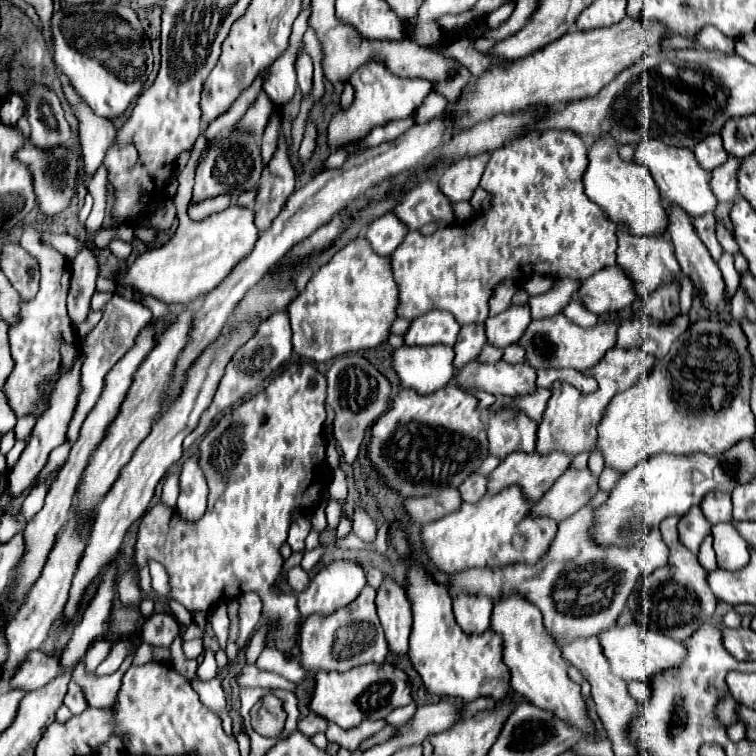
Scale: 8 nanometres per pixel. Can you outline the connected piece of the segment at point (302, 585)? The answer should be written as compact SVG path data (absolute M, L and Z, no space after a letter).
M296 566L296 568L292 568L292 570L288 572L288 588L290 588L290 592L300 594L300 592L304 592L308 586L310 586L310 576L308 576L300 566Z

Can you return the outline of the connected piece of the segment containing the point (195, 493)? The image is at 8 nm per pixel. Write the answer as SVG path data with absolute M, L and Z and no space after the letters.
M194 456L186 460L182 466L180 496L178 496L176 510L186 522L198 522L206 512L206 496L208 496L208 486Z

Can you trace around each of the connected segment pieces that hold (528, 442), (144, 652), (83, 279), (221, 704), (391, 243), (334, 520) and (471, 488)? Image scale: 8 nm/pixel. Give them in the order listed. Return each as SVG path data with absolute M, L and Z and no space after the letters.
M500 408L488 416L490 454L506 458L512 452L532 452L538 424L522 418L516 408Z
M142 644L142 646L136 650L136 654L134 654L134 658L132 658L132 664L134 664L134 666L138 666L138 664L146 664L148 660L152 660L150 650L152 650L152 646Z
M86 244L78 256L72 260L72 278L68 292L68 314L78 324L86 318L90 308L90 298L96 290L98 260L94 250Z
M230 662L226 669L221 671L216 678L208 680L208 682L202 682L202 680L194 680L194 682L192 682L192 686L194 686L194 690L198 692L200 700L202 700L212 712L220 714L220 718L222 718L222 728L224 728L224 732L226 732L228 736L232 736L232 720L230 720L230 716L228 716L228 712L226 712L226 700L224 700L224 690L222 690L222 686L220 686L220 680L227 675L227 669L232 665L233 662Z
M386 212L374 220L366 230L366 240L372 244L374 252L380 256L390 256L406 238L410 230L398 220L394 212Z
M329 500L326 507L327 530L335 531L342 517L342 506L335 500Z
M482 474L468 476L468 480L464 480L464 484L460 484L460 488L458 488L462 494L462 500L464 502L480 500L486 494L486 484L488 484L488 478Z

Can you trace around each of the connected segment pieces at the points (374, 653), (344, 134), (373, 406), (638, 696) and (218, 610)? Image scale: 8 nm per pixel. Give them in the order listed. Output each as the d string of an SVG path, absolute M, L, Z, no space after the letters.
M364 586L360 596L344 606L338 608L330 616L310 616L302 624L300 632L300 664L308 668L310 672L346 672L354 666L368 664L368 662L384 662L388 656L388 642L384 640L384 632L378 624L378 614L374 606L374 588Z
M369 61L352 74L354 102L346 112L338 112L330 124L330 144L346 144L352 138L366 136L374 126L382 126L396 118L412 116L422 104L424 96L432 90L432 84L424 78L400 78L388 70L384 62Z
M344 354L344 356L336 358L326 374L326 380L328 380L326 402L336 412L334 438L344 454L344 460L348 464L352 464L358 456L358 450L360 450L360 444L362 444L366 432L384 412L388 412L388 408L392 404L392 386L388 382L388 378L360 354Z
M628 682L628 692L630 696L638 702L638 704L644 704L648 700L648 694L650 694L650 686L642 684L642 682Z
M218 602L211 606L208 613L208 622L212 624L212 630L214 630L214 635L218 638L220 646L226 648L228 644L228 634L230 634L230 616L227 610L224 609L223 603Z

